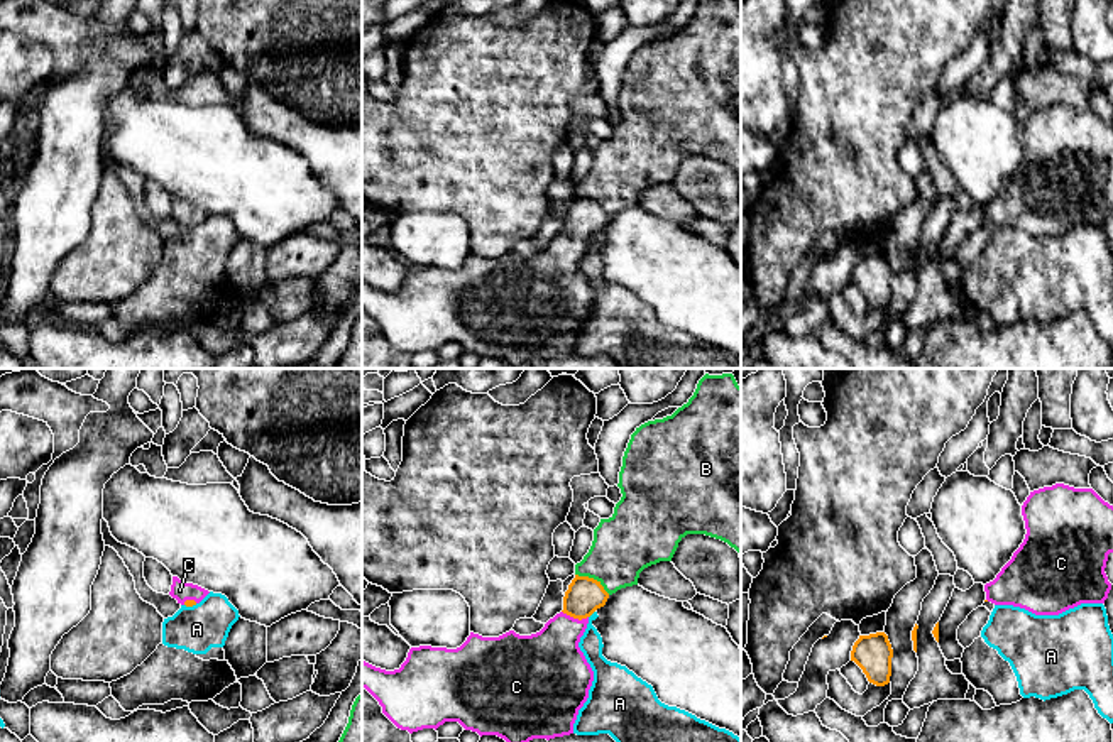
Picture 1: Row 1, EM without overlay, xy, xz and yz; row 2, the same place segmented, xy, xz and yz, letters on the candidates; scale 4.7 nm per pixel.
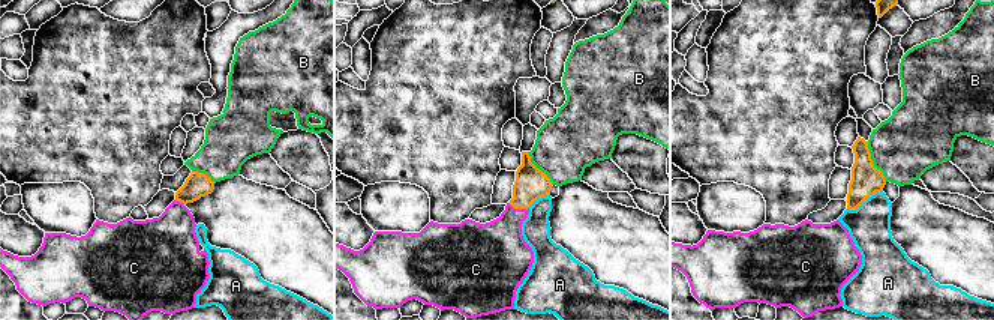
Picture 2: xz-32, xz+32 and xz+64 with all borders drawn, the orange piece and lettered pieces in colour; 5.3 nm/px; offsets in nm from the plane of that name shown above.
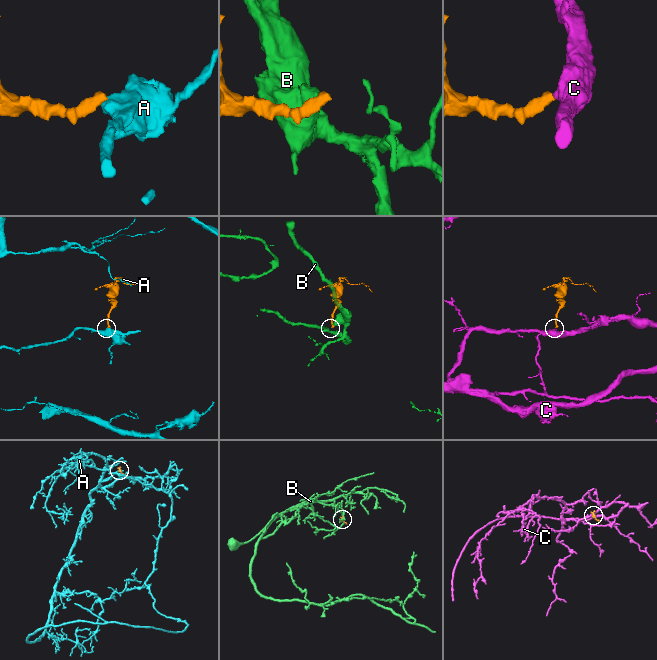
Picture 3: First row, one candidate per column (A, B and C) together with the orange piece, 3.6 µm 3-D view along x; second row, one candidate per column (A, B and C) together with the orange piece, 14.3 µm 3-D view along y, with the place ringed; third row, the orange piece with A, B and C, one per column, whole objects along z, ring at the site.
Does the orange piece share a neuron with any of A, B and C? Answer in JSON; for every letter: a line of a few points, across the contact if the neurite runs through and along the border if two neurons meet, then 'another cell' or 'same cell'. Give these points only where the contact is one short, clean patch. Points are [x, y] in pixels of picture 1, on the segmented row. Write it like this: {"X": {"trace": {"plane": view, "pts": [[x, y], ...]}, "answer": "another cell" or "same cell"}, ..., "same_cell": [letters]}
{"A": {"trace": {"plane": "xz", "pts": [[594, 611], [589, 617]]}, "answer": "another cell"}, "B": {"trace": {"plane": "xz", "pts": [[575, 573], [592, 577], [609, 594]]}, "answer": "another cell"}, "C": {"trace": {"plane": "xz", "pts": [[584, 595], [575, 617], [562, 632], [550, 663]]}, "answer": "same cell"}, "same_cell": ["C"]}

